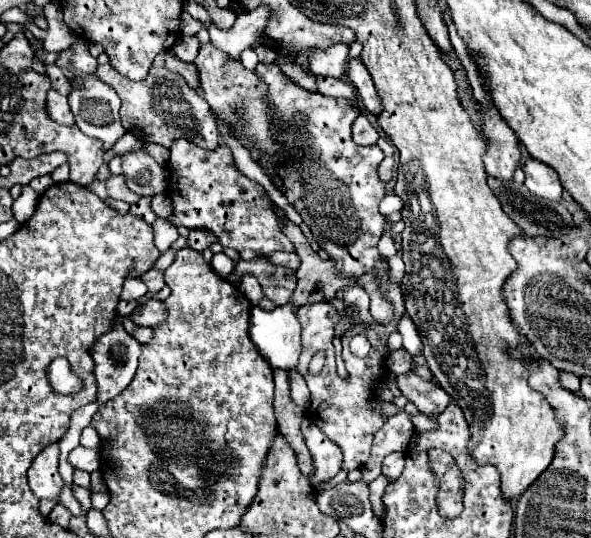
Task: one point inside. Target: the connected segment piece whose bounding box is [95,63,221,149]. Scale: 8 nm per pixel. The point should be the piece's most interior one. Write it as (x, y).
(162, 108)

